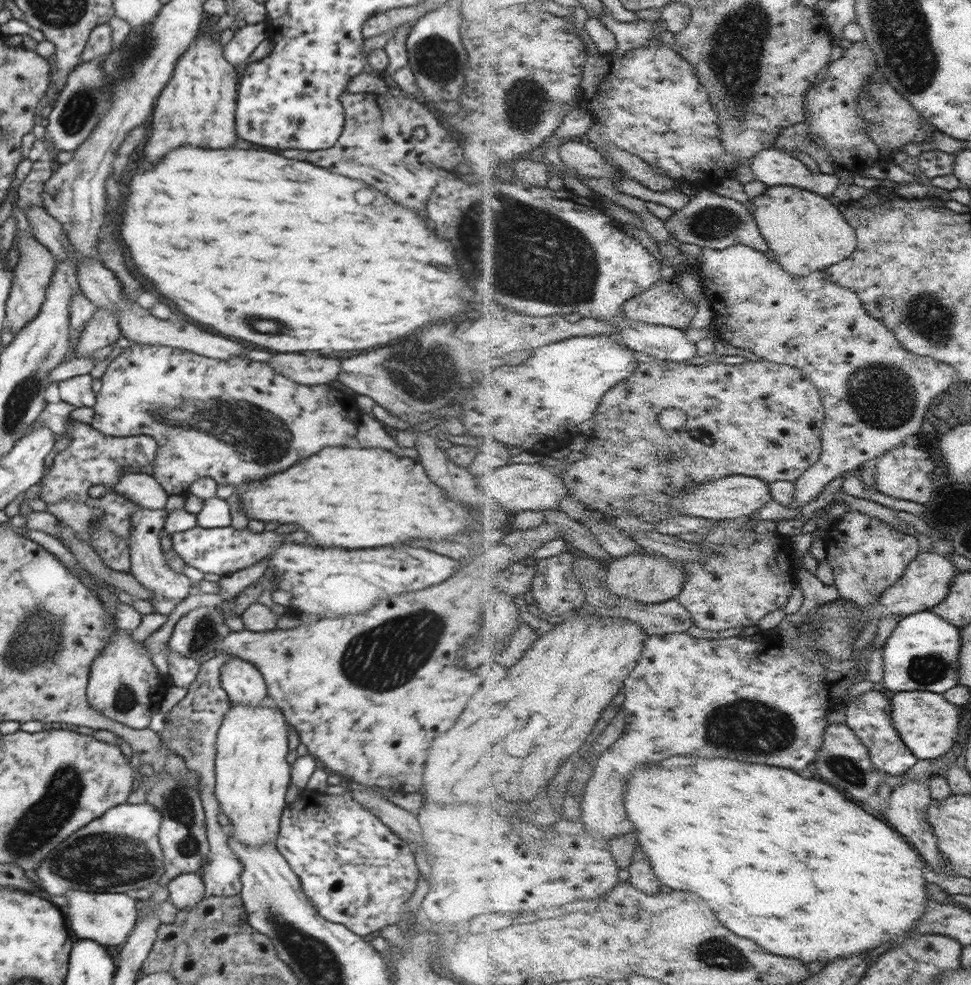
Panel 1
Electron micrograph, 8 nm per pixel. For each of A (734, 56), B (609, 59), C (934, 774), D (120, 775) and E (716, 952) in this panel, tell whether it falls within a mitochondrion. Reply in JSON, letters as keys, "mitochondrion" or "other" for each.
{"A":"mitochondrion","B":"other","C":"other","D":"other","E":"mitochondrion"}

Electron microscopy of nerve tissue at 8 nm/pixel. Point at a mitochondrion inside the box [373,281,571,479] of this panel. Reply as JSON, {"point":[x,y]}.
{"point":[421,371]}

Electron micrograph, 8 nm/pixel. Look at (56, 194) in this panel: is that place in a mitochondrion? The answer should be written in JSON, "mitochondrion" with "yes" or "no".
{"mitochondrion":"yes"}

